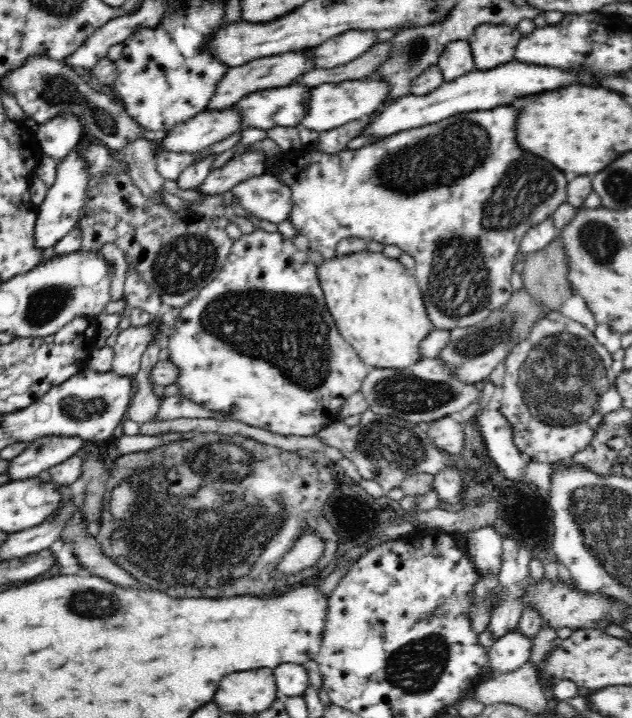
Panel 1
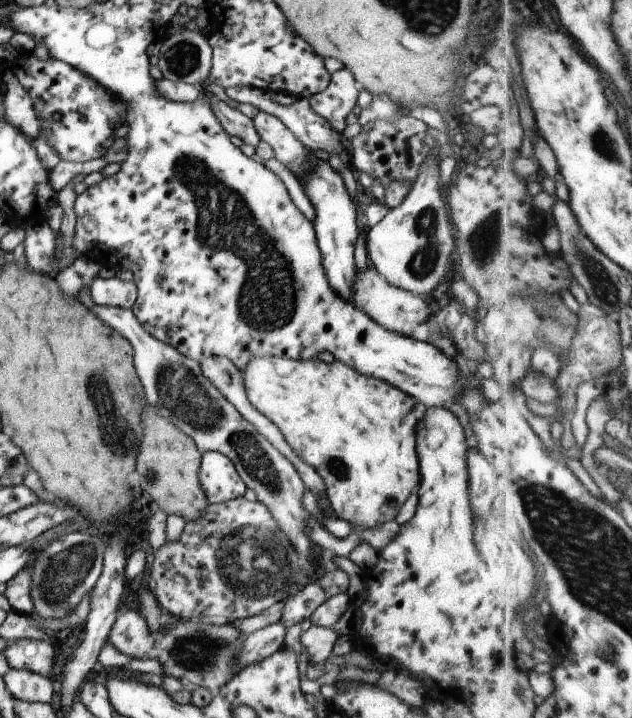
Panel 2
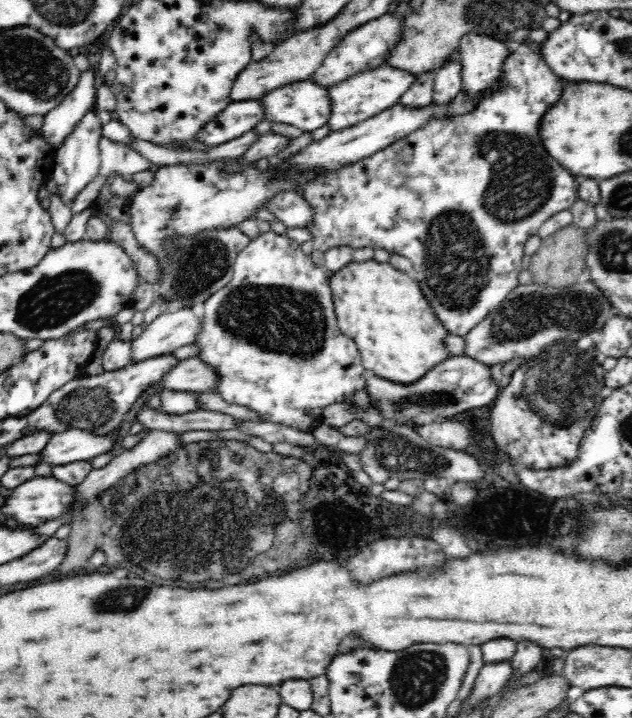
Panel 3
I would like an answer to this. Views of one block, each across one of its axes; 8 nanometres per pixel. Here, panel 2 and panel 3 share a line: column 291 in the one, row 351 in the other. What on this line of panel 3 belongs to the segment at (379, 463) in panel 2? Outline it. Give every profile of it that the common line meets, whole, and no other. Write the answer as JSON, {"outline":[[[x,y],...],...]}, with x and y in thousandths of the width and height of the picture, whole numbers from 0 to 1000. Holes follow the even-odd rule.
{"outline":[[[585,362],[557,365],[521,386],[533,454],[565,479],[576,513],[636,538],[668,529],[687,510],[714,497],[703,475],[712,462],[649,384],[611,365]]]}

